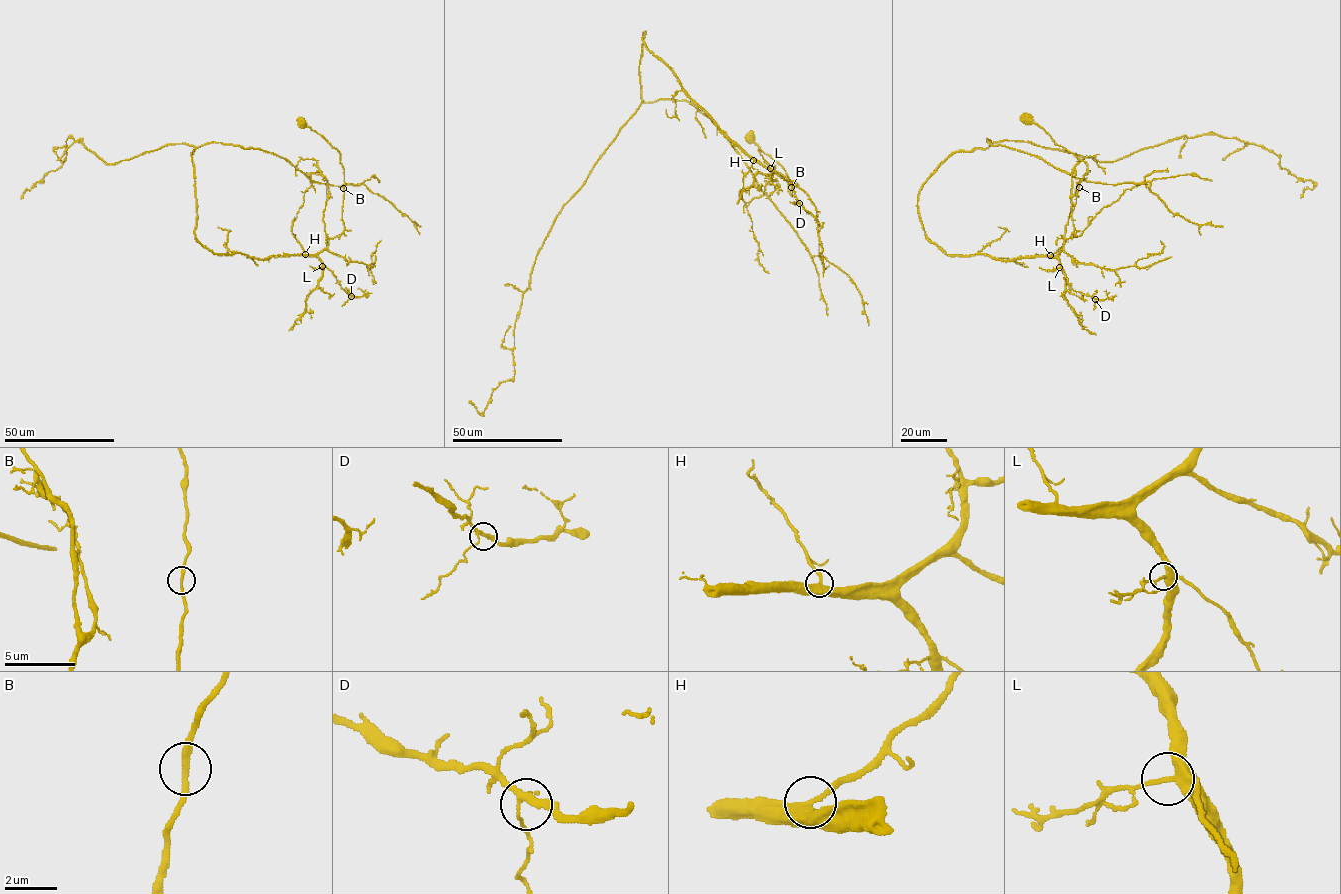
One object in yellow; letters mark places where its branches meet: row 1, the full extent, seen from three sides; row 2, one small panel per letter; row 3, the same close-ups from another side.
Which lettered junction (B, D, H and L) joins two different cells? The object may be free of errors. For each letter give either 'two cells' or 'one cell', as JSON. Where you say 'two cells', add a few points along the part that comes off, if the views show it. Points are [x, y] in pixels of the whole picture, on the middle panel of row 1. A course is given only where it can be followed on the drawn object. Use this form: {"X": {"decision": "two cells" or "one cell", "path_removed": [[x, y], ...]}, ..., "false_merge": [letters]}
{"B": {"decision": "one cell"}, "D": {"decision": "one cell"}, "H": {"decision": "one cell"}, "L": {"decision": "one cell"}, "false_merge": []}

